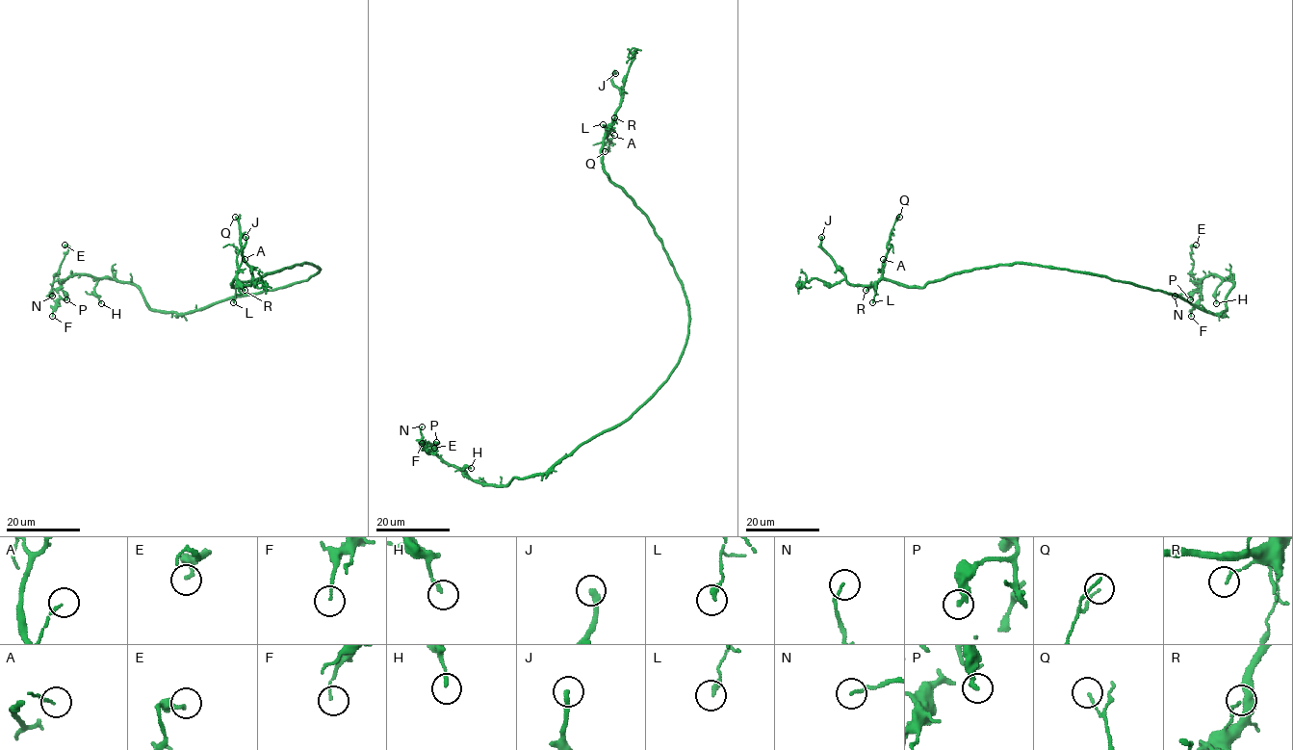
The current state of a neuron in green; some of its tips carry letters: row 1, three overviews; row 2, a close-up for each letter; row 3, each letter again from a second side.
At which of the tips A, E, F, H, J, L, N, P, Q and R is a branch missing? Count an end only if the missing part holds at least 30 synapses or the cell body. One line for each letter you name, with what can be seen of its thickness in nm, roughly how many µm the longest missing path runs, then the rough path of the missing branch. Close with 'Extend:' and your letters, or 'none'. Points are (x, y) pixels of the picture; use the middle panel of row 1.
J: 260 nm thick; about 10 µm are missing; missing branch runs (615, 73), (630, 74)
Extend: J

